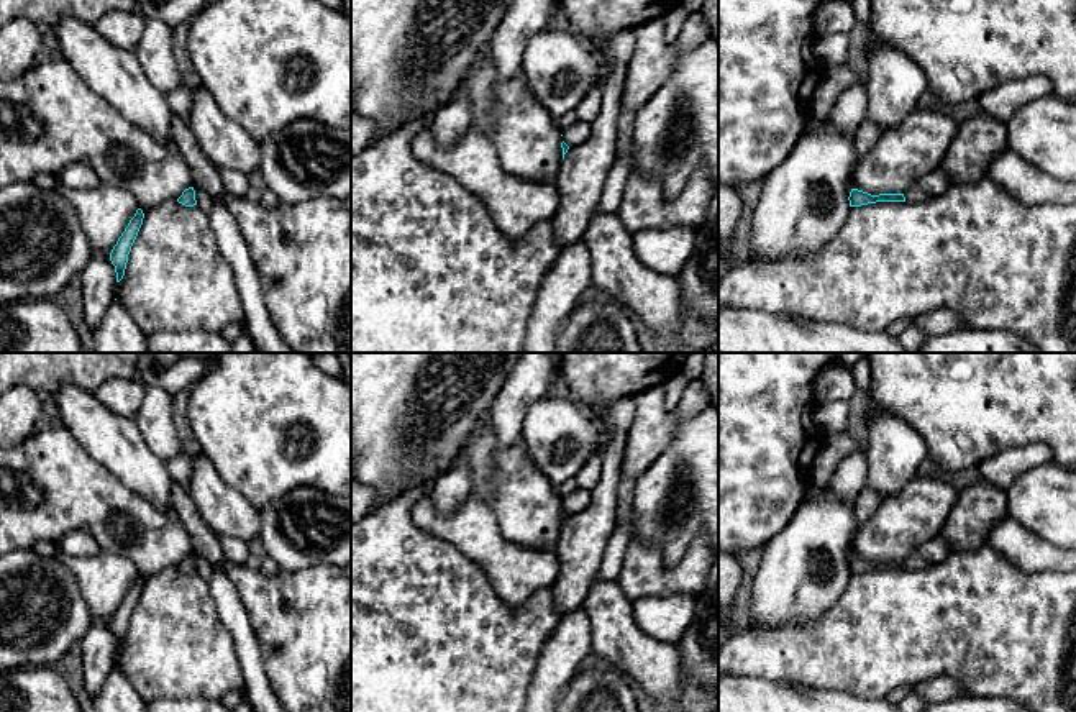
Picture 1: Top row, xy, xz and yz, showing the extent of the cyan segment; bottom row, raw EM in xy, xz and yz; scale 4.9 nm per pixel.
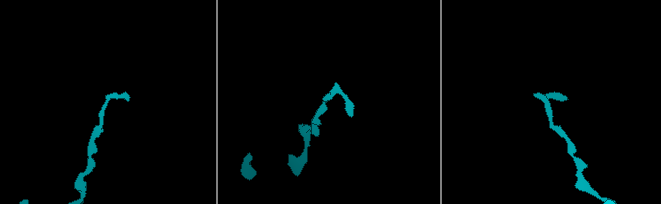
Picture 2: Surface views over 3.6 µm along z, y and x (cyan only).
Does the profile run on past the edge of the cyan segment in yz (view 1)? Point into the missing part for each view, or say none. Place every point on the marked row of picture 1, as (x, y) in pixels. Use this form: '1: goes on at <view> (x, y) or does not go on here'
1: does not go on here

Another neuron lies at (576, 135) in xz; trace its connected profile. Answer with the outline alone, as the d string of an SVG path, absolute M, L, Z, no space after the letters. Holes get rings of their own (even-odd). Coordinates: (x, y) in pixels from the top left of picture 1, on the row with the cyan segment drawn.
M574 123L572 126L561 130L563 141L571 146L581 146L590 138L590 125Z

